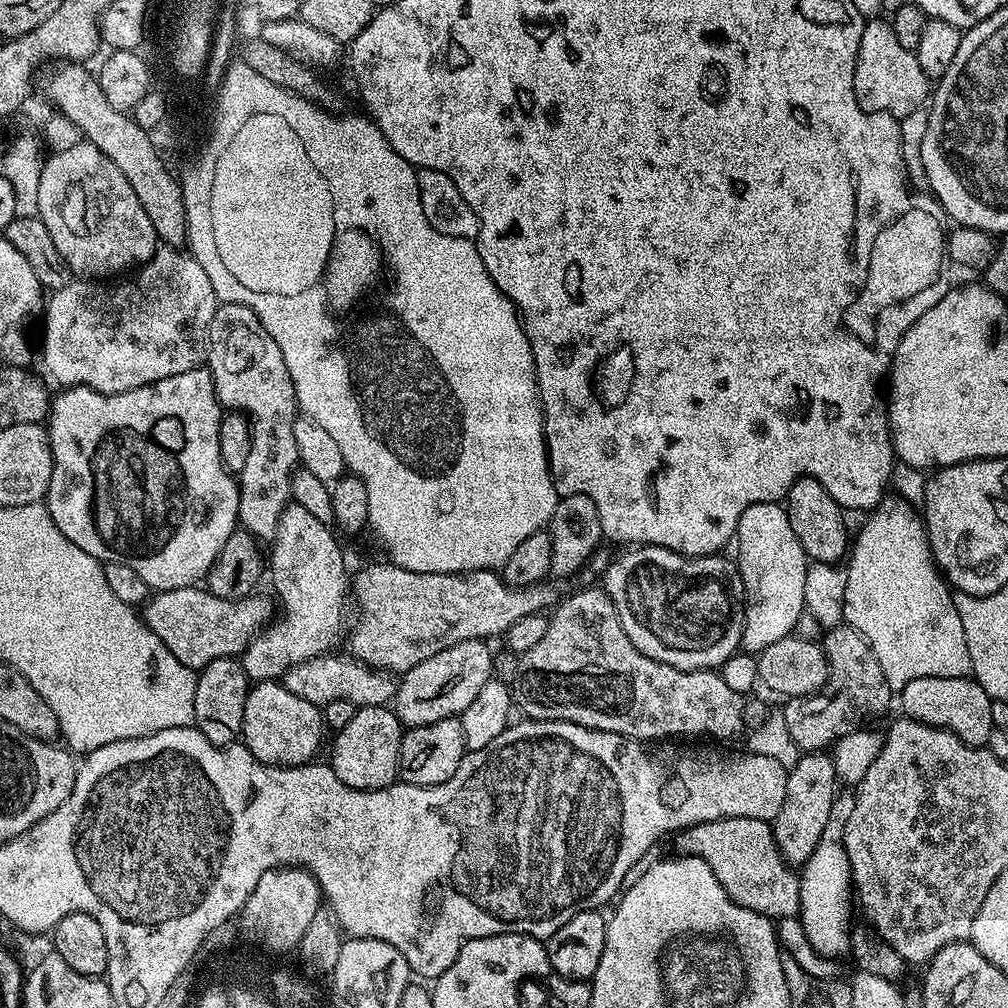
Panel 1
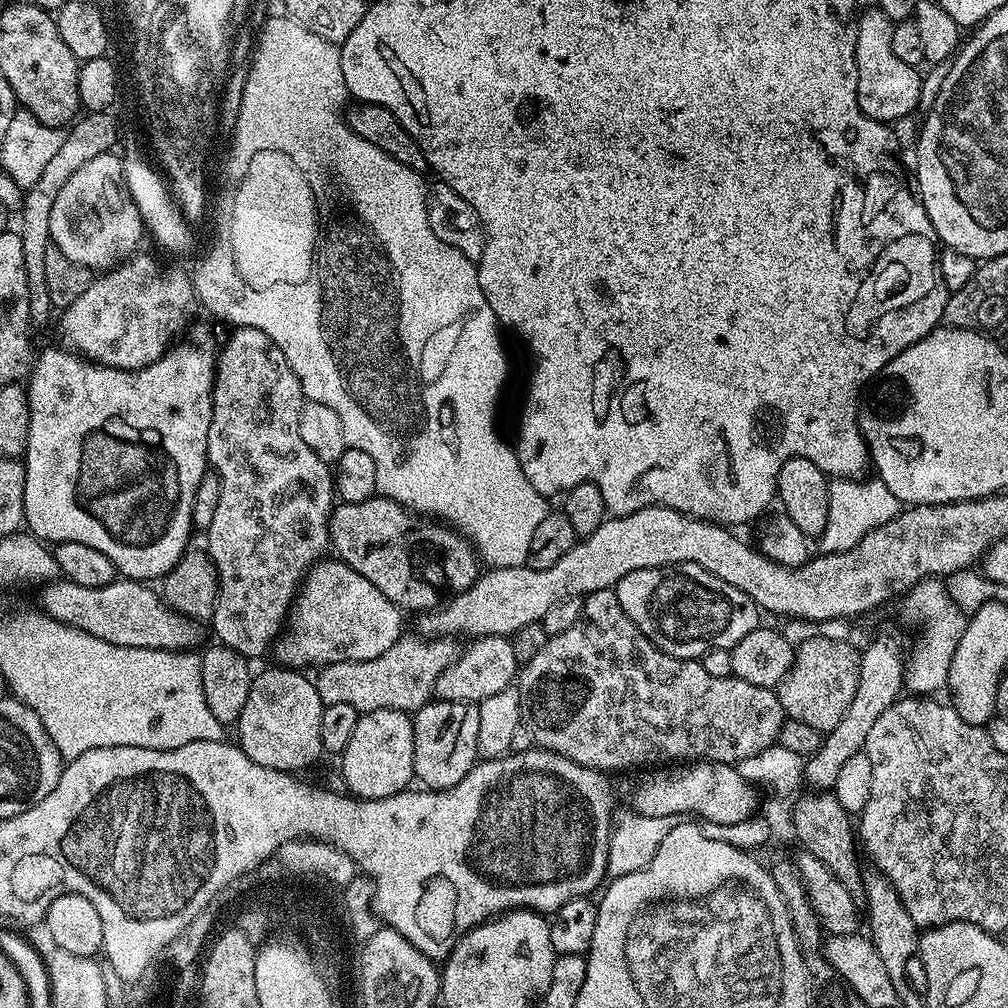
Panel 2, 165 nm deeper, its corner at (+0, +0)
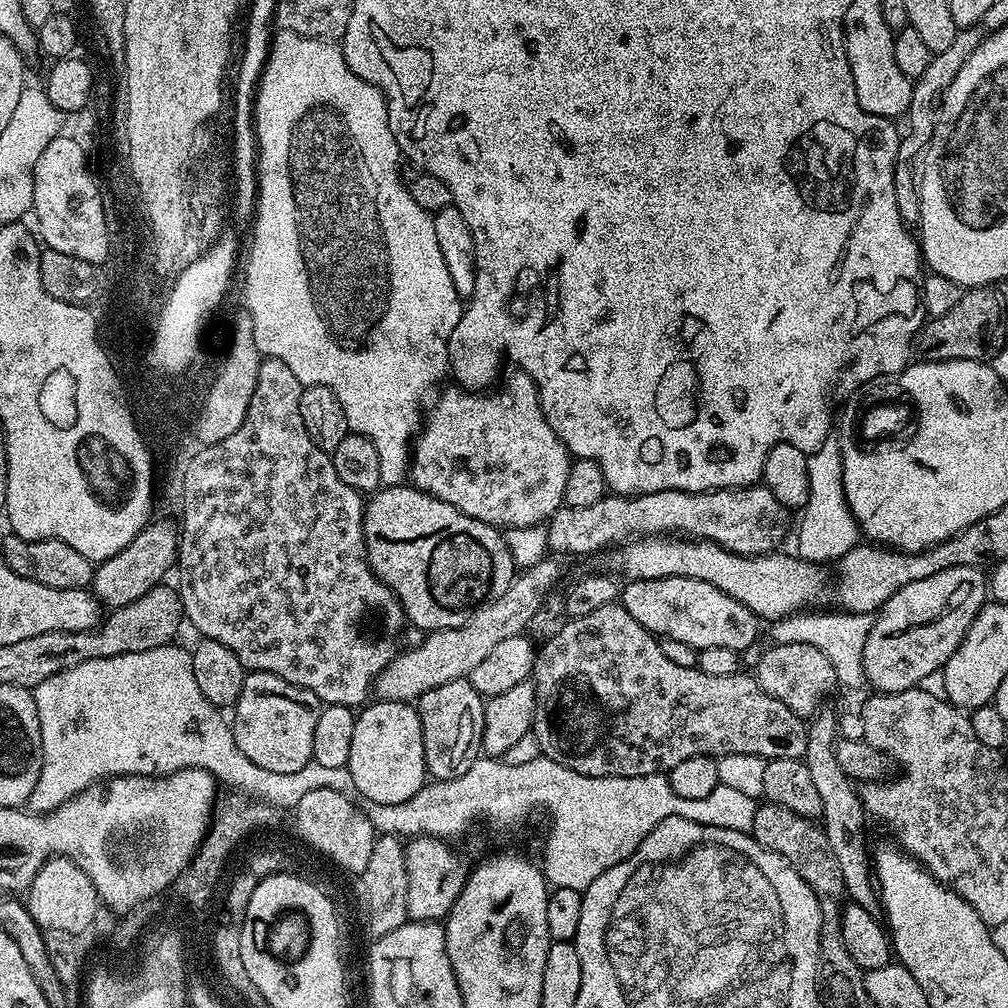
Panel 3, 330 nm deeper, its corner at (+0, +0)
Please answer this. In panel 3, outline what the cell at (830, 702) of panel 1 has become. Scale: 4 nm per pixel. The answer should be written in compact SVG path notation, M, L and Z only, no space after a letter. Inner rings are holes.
M802 642L775 644L766 649L756 664L754 675L758 686L770 694L770 698L778 698L794 714L811 718L820 711L824 700L832 691L838 688L834 668L830 659L822 654L817 647L804 645ZM824 700L824 701L823 701Z

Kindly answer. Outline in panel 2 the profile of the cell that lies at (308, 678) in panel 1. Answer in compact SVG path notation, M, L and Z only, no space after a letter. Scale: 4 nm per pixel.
M419 634L408 635L401 635L400 640L394 642L394 646L386 650L386 654L378 654L378 658L370 658L366 662L334 662L323 665L317 671L321 672L314 676L318 698L322 698L324 705L343 702L345 706L354 706L354 710L362 714L374 710L415 713L416 709L433 699L438 678L442 670L446 670L446 666L450 666L456 660L458 647L456 648L457 641L452 638L425 638Z

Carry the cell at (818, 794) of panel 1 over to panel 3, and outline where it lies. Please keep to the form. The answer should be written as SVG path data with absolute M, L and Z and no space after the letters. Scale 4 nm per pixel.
M950 566L938 570L938 574L930 574L930 578L918 578L902 586L902 590L894 593L880 607L866 638L862 666L867 687L872 687L877 693L902 692L905 688L920 685L926 674L941 671L950 654L958 650L962 638L966 638L966 630L970 630L974 618L984 608L989 596L988 576L974 566Z

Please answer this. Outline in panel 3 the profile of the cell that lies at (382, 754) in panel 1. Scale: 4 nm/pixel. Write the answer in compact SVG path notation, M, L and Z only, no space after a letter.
M377 699L359 709L354 722L354 739L347 770L354 778L357 793L379 804L406 802L426 783L426 758L422 744L420 714L411 703Z

